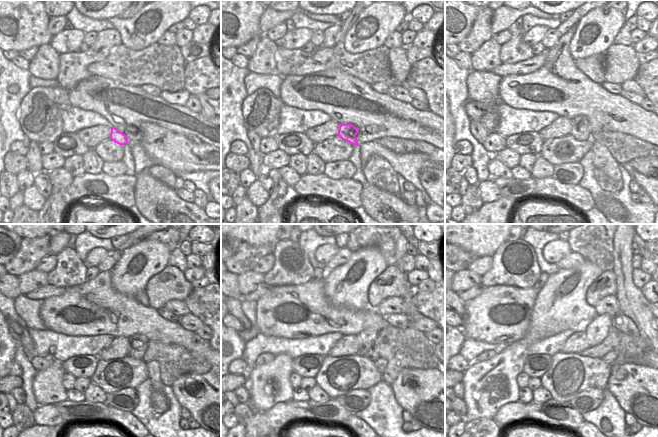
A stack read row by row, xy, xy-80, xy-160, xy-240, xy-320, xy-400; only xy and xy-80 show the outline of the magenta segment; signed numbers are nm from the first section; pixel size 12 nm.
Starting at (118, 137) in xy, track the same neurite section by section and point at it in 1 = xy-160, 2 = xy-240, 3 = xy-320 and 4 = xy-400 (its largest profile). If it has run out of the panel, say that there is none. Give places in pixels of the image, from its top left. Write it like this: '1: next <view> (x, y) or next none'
1: next xy-160 (580, 130)
2: next xy-240 (138, 343)
3: next xy-320 (366, 338)
4: next xy-400 (597, 329)

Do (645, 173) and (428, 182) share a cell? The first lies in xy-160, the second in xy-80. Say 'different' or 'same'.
same

